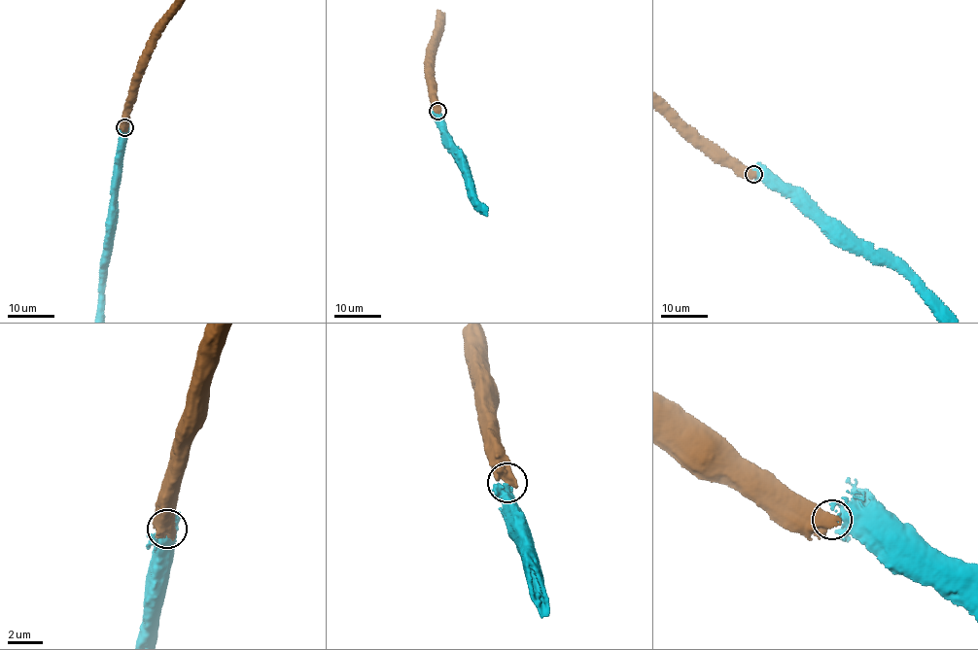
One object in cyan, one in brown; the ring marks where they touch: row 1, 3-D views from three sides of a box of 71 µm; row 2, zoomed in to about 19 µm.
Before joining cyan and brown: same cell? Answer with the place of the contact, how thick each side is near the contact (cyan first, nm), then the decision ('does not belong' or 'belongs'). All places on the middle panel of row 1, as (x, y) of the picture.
place (437, 111); calibres 440 and 750 nm; does not belong

